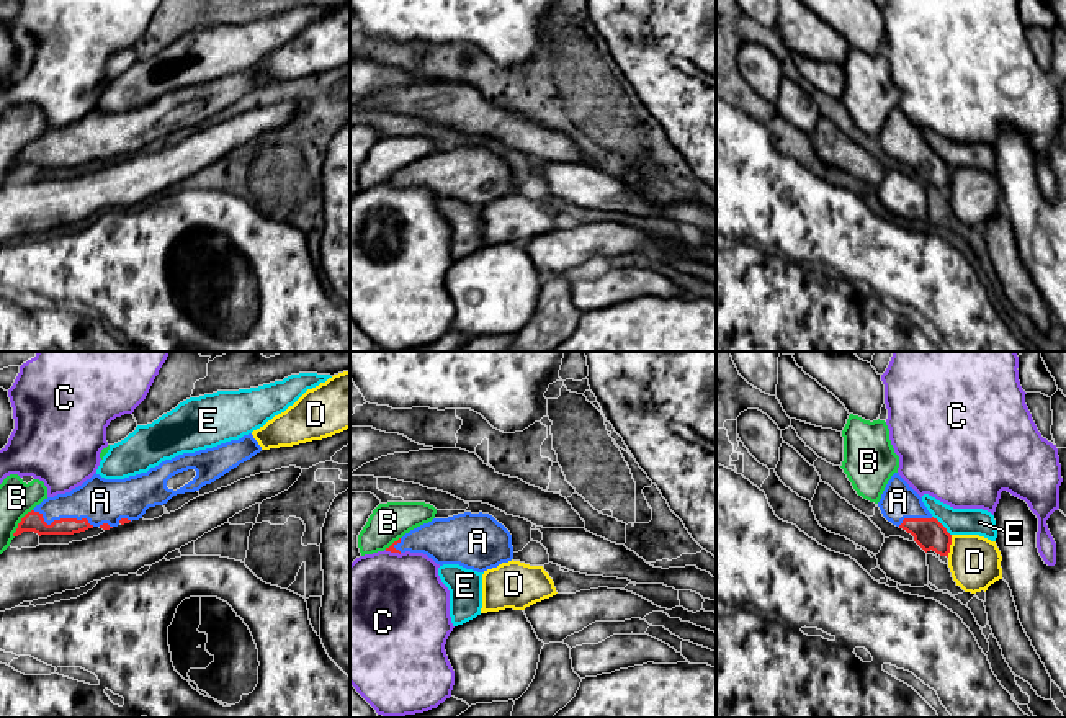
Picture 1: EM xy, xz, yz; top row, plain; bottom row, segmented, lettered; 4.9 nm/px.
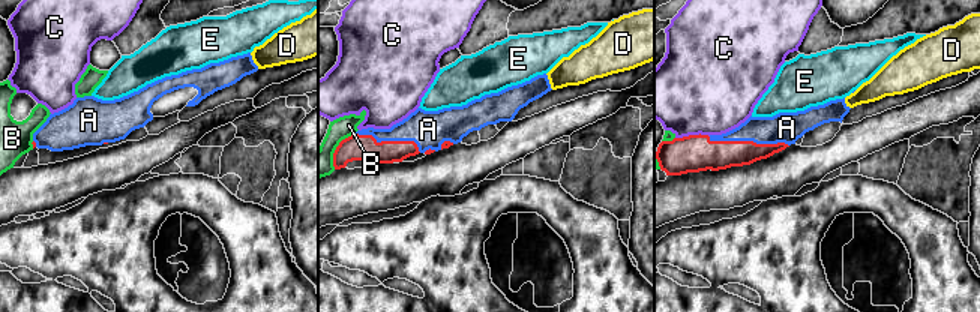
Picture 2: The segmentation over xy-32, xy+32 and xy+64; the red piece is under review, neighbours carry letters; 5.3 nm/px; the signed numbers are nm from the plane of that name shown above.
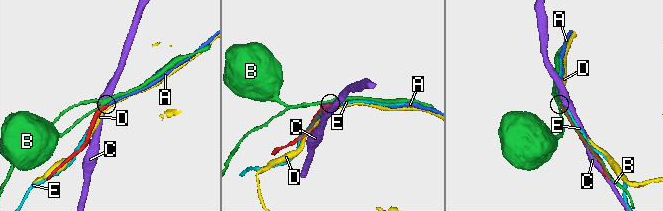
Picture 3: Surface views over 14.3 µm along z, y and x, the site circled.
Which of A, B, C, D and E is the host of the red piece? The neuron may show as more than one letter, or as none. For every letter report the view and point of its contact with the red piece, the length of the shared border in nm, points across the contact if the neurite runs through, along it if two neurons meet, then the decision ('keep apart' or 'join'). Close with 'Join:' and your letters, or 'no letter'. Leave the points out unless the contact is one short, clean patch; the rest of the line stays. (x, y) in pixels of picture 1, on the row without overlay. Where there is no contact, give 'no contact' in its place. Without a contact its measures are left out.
A: meets red in xy at (62, 152); contact 320 nm long; join
B: meets red in xy at (18, 157); contact 170 nm long; border along xy (31, 143), (18, 157), (13, 170); keep apart
C: meets red in xz at (393, 185); contact 90 nm long; keep apart
D: meets red in yz at (949, 180); contact 110 nm long; keep apart
E: meets red in yz at (942, 159); contact 140 nm long; keep apart
Join: A

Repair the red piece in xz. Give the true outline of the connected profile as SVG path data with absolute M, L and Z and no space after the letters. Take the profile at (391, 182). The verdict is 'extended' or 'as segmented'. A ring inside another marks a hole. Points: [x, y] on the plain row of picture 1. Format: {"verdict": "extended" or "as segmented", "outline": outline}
{"verdict": "extended", "outline": "M482 146L433 152L405 167L386 185L423 186L440 200L459 198L477 206L513 193L510 165Z"}

